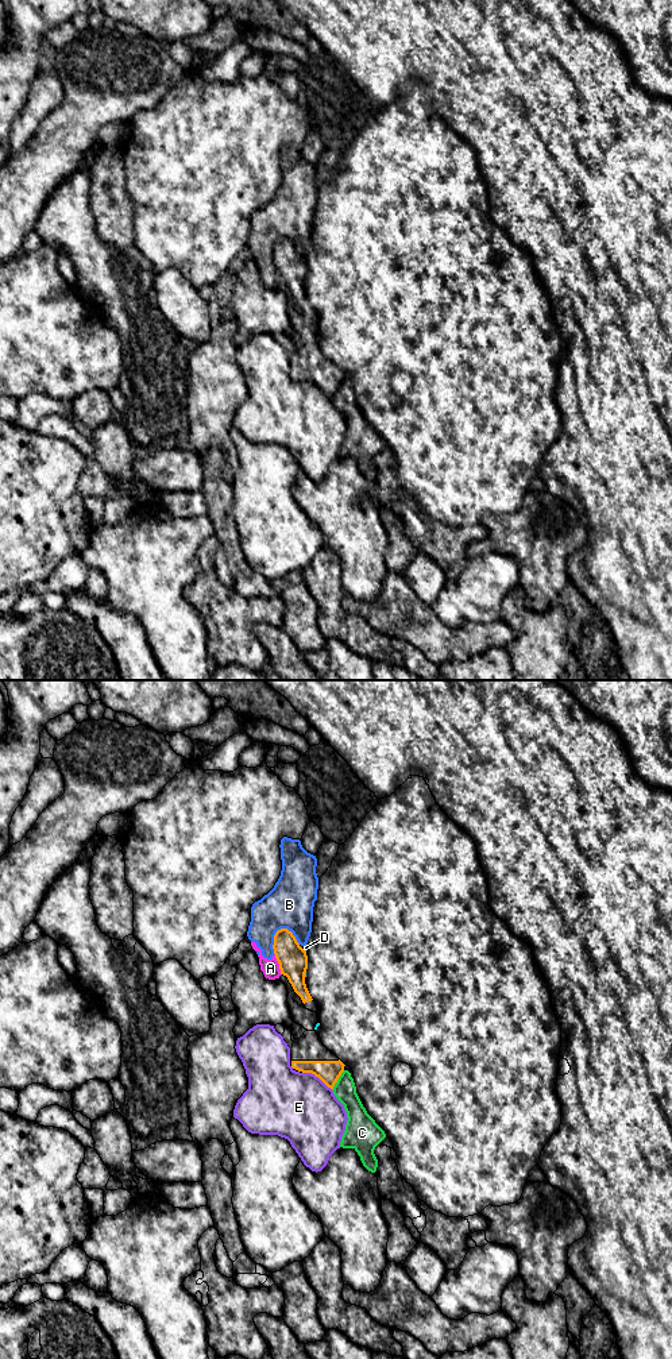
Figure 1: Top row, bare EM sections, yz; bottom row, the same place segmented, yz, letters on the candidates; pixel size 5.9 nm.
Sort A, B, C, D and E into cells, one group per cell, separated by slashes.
A B / C / D / E

